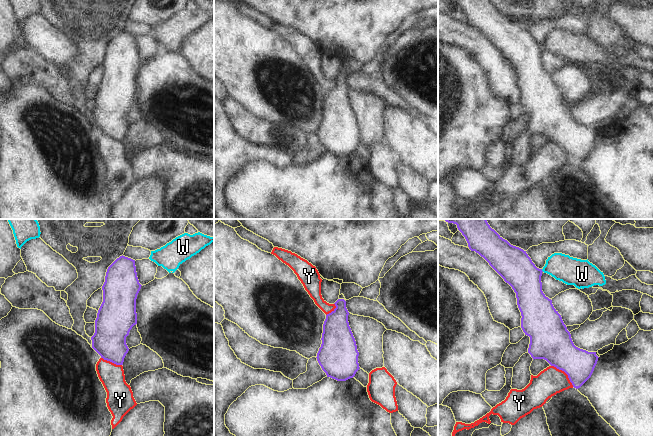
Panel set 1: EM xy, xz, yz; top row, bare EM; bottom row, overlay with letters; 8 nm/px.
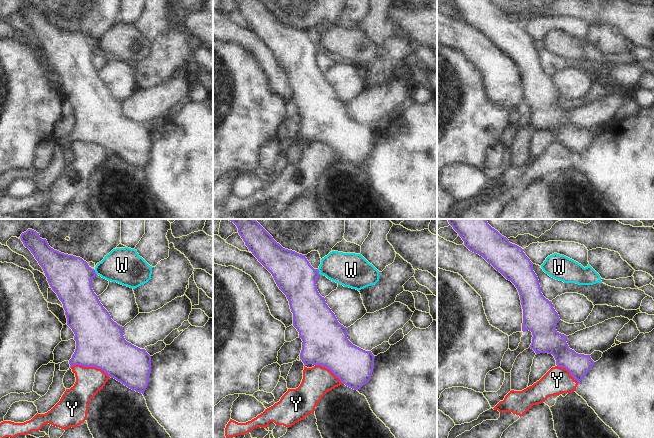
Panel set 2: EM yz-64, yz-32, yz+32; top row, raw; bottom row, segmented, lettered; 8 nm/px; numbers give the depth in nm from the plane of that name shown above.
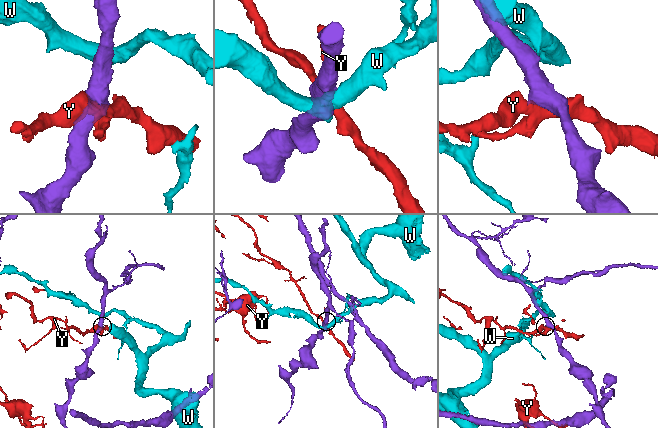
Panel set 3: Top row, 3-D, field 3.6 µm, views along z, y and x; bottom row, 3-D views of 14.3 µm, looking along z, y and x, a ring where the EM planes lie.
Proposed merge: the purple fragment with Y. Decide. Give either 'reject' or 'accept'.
reject

